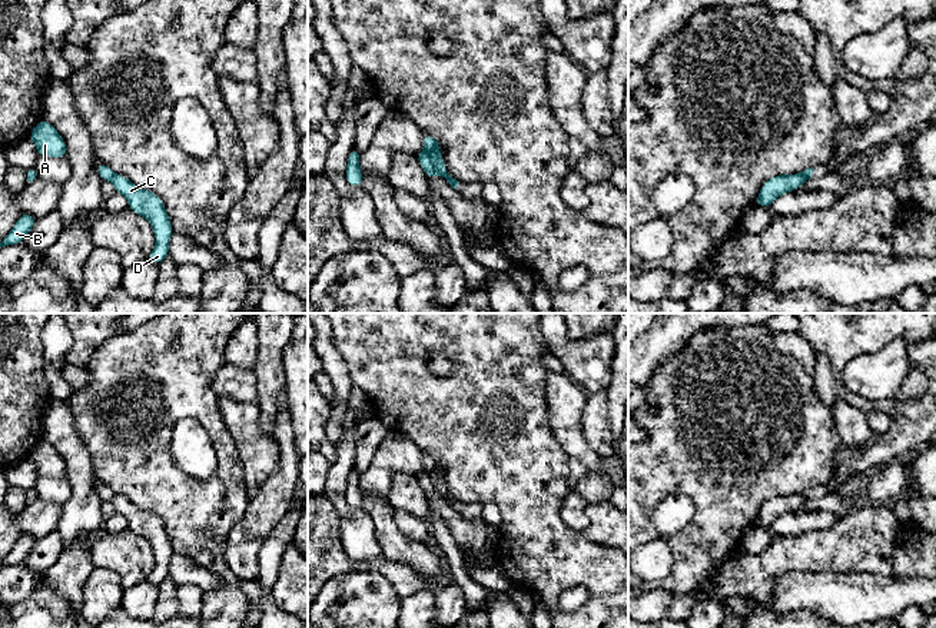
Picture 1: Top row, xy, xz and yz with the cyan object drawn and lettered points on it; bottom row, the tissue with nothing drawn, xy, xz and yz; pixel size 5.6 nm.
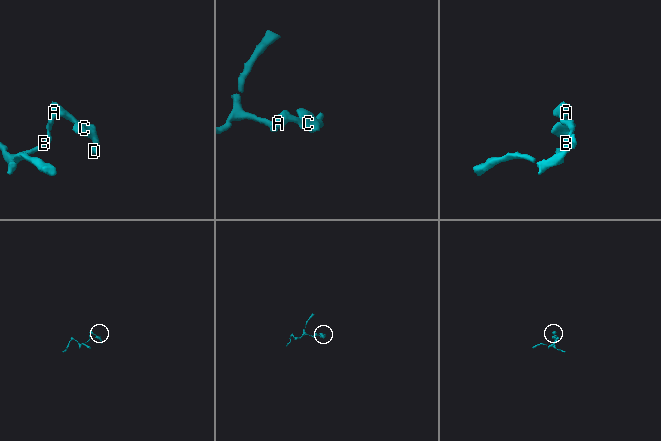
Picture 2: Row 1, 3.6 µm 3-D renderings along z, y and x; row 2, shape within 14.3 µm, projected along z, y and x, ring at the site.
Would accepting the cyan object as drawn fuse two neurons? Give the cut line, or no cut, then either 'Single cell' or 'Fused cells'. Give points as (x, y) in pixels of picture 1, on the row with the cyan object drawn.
Split along xz (424, 149), (438, 173). Fused cells

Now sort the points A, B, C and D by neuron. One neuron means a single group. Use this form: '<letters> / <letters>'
A B / C D

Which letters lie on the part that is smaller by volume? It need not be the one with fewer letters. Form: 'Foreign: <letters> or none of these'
Foreign: C, D

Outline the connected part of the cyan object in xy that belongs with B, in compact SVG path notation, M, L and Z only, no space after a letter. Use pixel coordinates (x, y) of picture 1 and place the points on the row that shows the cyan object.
M21 213L13 229L0 243L0 247L23 242L33 229L34 223L36 219L30 213Z

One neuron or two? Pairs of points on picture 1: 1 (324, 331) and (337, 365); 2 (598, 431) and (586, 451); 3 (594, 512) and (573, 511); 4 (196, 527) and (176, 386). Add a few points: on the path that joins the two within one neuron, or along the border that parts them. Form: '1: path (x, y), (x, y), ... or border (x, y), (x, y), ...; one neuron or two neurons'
1: path (324, 339), (324, 348), (329, 356); one neuron
2: border (583, 412), (583, 437), (603, 458); two neurons
3: border (586, 505), (588, 525), (581, 531); two neurons
4: path (171, 492), (158, 479), (158, 421); one neuron

